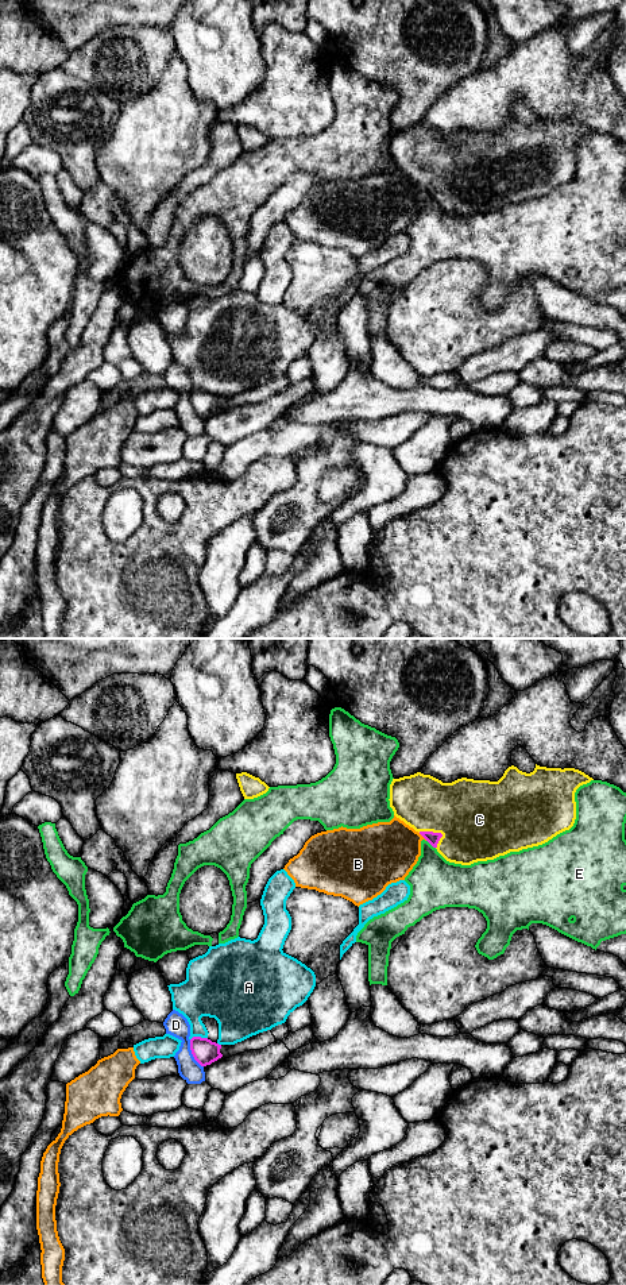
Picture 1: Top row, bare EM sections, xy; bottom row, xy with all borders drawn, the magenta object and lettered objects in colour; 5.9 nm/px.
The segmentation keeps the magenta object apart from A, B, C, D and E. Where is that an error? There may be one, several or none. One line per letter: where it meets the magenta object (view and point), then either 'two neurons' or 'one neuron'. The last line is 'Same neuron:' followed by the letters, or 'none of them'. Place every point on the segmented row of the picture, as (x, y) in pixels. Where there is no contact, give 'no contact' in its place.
A: xy (198, 1037) | two neurons
B: xy (422, 836) | two neurons
C: xy (431, 832) | one neuron
D: xy (192, 1053) | two neurons
E: xy (431, 844) | two neurons
Same neuron: C

